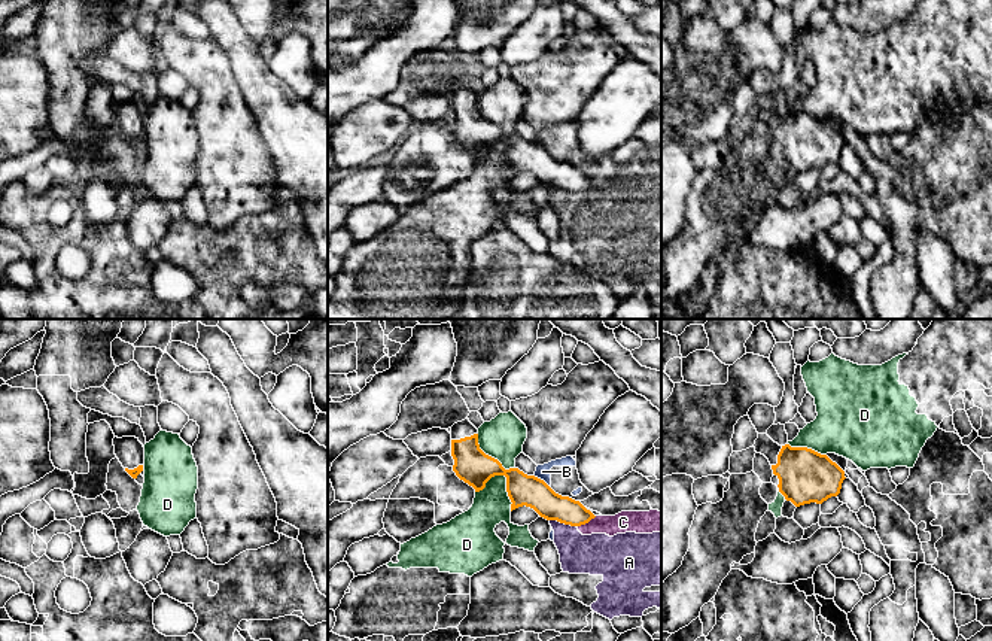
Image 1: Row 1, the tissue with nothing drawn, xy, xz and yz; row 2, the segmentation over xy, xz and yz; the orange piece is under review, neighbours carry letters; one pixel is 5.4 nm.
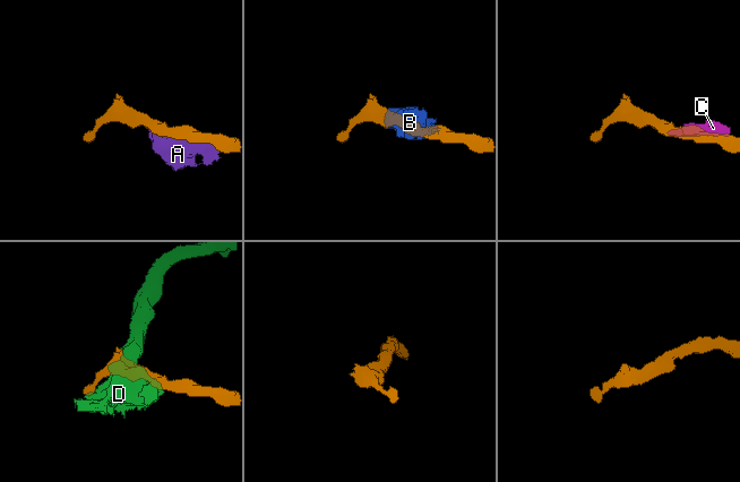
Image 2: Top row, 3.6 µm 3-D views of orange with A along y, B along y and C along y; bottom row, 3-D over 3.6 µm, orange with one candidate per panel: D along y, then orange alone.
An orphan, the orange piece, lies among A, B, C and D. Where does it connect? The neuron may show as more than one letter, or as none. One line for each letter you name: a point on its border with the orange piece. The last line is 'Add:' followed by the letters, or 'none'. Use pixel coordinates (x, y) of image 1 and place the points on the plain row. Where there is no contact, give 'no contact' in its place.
Add: none

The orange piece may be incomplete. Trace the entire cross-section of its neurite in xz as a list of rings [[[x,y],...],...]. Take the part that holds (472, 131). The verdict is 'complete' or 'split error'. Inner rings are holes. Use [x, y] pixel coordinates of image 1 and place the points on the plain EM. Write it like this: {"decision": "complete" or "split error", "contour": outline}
{"decision": "split error", "contour": [[[469,85],[454,89],[450,100],[453,137],[475,158],[483,157],[492,143],[505,142],[511,177],[526,171],[547,186],[570,192],[585,191],[596,183],[579,167],[556,160],[544,146],[518,134],[505,136],[497,125],[486,121],[478,110],[478,95]]]}

